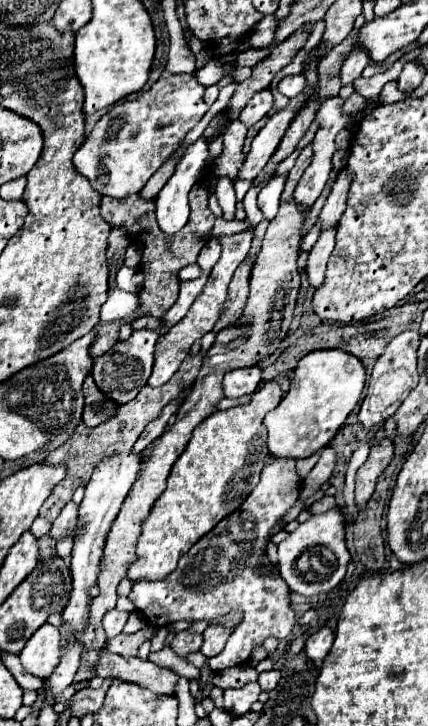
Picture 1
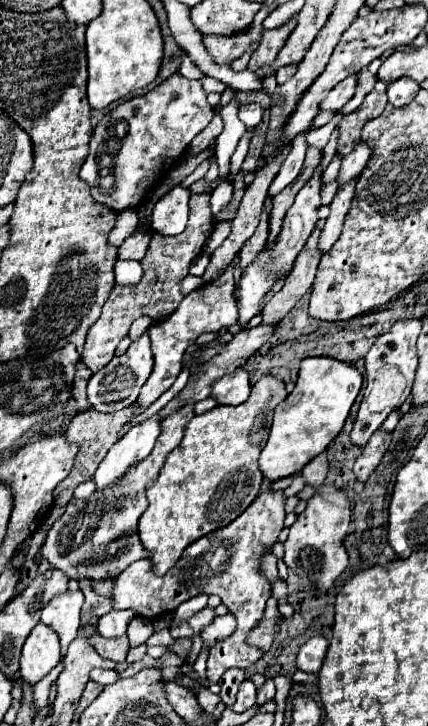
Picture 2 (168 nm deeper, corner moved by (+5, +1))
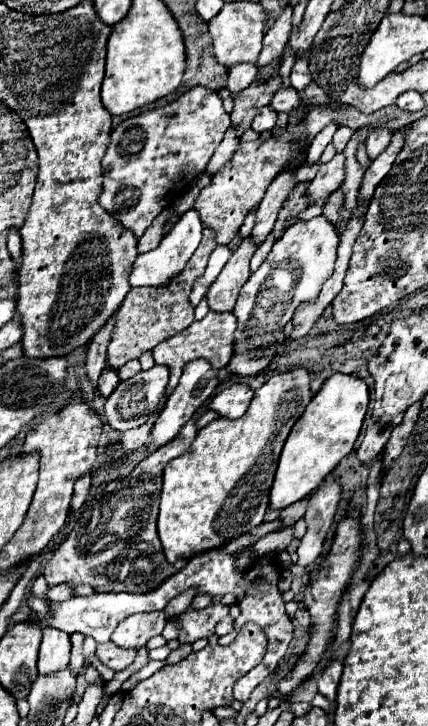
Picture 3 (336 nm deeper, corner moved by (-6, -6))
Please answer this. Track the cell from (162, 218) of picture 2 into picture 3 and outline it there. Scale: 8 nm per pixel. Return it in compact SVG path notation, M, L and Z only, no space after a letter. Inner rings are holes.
M187 210L179 218L179 222L173 226L173 230L163 236L161 244L155 250L137 256L131 276L129 276L131 286L157 286L157 288L167 286L179 272L183 272L183 266L189 262L189 258L197 250L197 246L201 242L201 230L203 230L203 226L201 226L199 214L195 210Z

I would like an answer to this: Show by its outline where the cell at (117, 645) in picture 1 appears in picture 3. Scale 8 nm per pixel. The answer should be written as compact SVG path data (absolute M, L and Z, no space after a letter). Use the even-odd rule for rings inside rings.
M113 642L99 644L95 654L97 654L97 658L99 658L101 664L113 668L115 672L125 670L133 662L133 658L135 658L135 650L123 650L123 648L115 646Z

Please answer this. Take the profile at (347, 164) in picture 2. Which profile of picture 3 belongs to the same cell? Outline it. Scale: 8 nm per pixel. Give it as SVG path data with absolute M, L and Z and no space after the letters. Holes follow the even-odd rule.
M379 126L371 130L371 134L367 136L367 154L371 160L375 160L375 156L379 156L383 148L387 148L387 144L391 142L391 136L393 136L393 130L389 130L387 126Z

